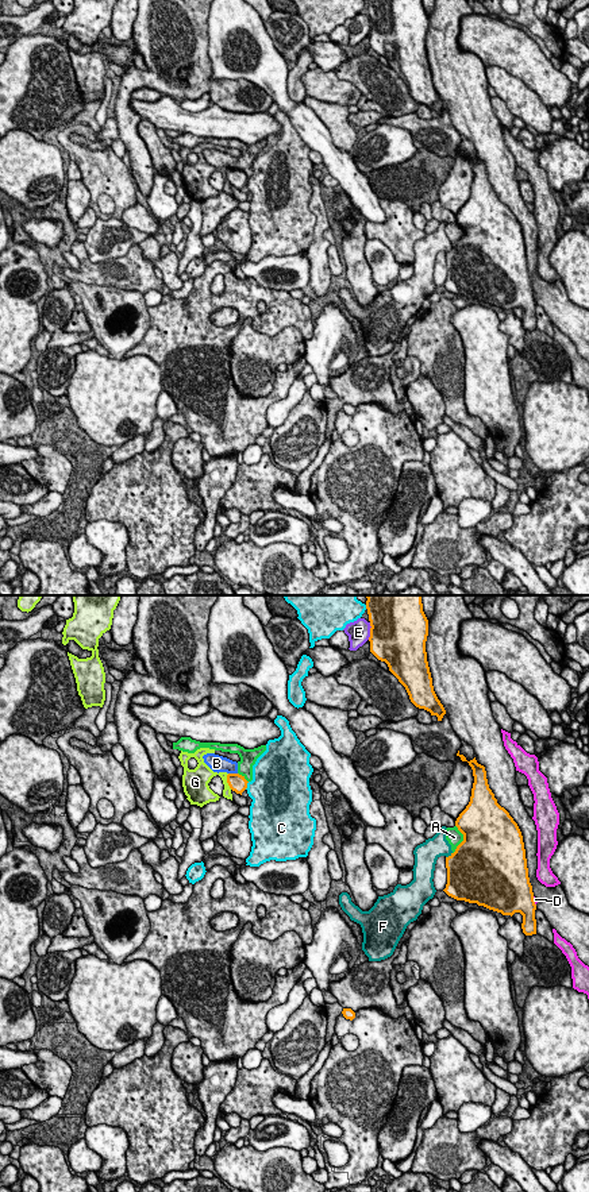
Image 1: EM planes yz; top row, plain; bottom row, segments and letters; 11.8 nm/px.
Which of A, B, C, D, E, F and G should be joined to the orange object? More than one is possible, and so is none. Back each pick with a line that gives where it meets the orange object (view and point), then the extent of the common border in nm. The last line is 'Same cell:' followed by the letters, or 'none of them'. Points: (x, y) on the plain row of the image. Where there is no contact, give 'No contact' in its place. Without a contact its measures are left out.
Same cell: none of them

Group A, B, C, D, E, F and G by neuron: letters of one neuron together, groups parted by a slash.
A B / C / D / E / F / G

